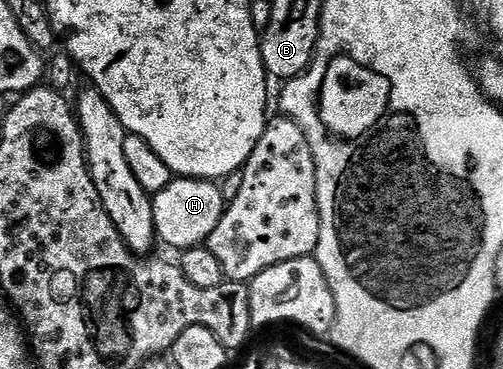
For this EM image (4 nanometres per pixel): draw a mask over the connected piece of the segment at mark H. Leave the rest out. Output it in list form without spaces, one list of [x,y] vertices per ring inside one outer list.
[[[178,177],[164,191],[153,194],[154,231],[159,242],[171,245],[175,251],[206,245],[212,231],[220,223],[227,201],[222,198],[218,185],[201,177]]]

